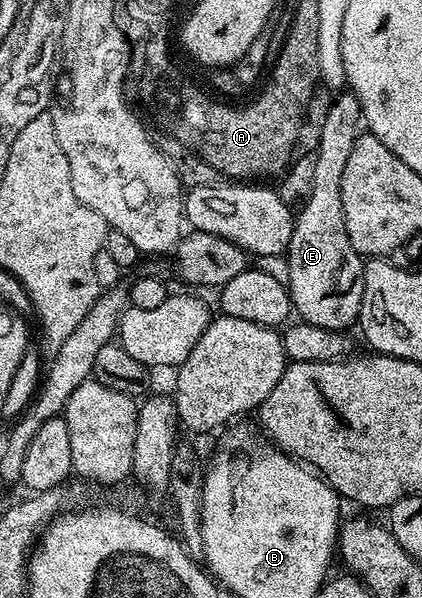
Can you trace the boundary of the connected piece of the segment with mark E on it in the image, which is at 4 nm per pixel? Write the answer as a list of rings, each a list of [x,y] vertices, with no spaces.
[[[351,91],[341,92],[337,97],[340,98],[329,107],[328,114],[324,117],[324,126],[320,129],[320,146],[315,146],[314,149],[316,154],[314,187],[307,199],[299,206],[294,217],[294,231],[286,254],[286,262],[288,261],[286,284],[295,316],[299,320],[310,323],[314,327],[344,331],[349,328],[347,325],[357,324],[364,290],[366,261],[350,243],[350,235],[346,235],[346,219],[342,211],[342,195],[340,194],[342,170],[346,167],[346,159],[350,159],[350,151],[354,151],[354,143],[361,132],[362,114],[358,99]]]

